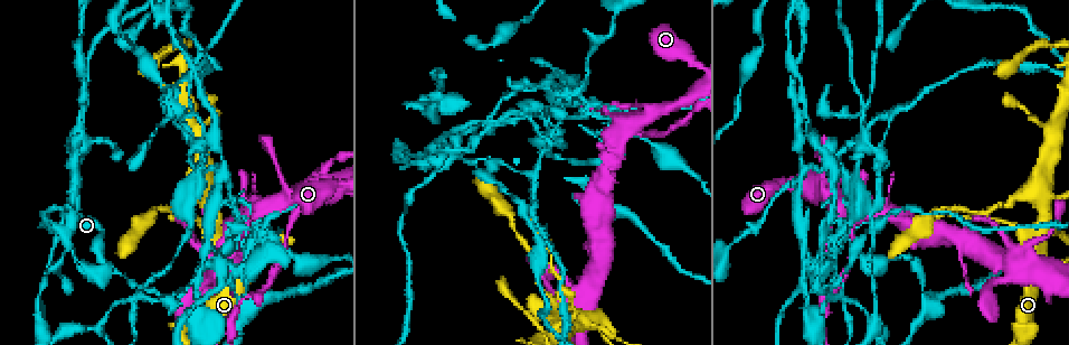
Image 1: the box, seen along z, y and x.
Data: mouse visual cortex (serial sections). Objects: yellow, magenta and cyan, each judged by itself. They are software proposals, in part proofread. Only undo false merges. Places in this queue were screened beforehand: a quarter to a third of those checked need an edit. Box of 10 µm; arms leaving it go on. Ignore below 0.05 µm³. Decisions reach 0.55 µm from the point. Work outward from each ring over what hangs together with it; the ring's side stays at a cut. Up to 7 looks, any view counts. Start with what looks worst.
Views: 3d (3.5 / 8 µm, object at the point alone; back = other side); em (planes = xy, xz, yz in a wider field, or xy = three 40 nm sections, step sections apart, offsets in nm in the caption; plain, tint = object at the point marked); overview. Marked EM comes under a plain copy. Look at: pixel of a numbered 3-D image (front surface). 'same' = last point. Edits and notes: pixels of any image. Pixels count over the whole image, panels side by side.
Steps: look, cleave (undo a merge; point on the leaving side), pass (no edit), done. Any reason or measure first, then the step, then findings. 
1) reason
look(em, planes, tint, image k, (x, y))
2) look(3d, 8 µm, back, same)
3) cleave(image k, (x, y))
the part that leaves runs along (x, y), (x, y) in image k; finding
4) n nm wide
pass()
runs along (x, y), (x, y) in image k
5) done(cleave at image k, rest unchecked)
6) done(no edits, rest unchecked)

sudden change in width
look(3d, 3.5 µm, image 1, (464, 131))

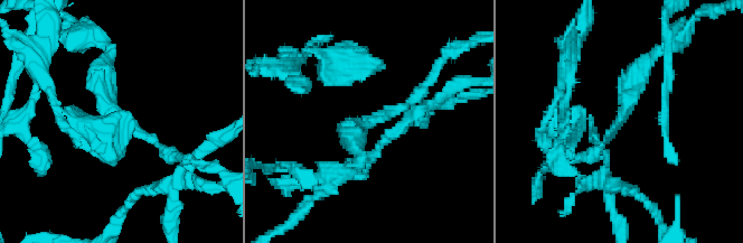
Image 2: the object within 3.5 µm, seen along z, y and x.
arms of 150, 300 nm
look(em, xy, step 5, tint, image 2, (619, 120))

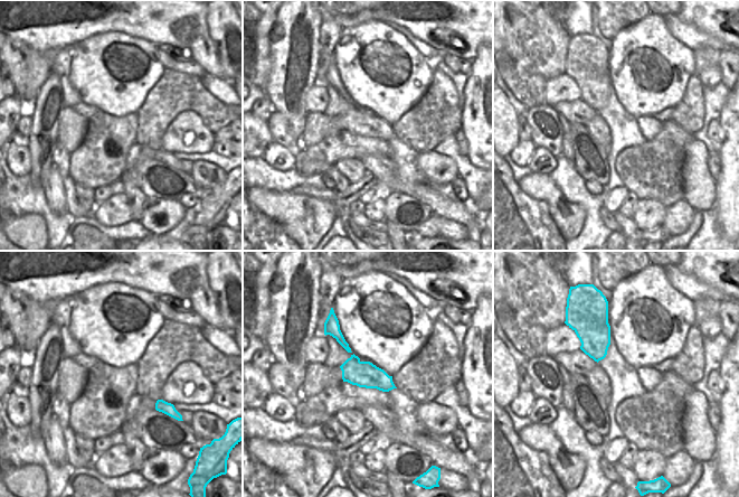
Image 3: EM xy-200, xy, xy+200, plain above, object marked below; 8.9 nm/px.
pass()
runs along (105, 62), (112, 113), (171, 155) in image 2; all the same cell

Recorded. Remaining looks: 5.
thin arm on a thick one
look(3d, 8 µm, image 1, (598, 331))

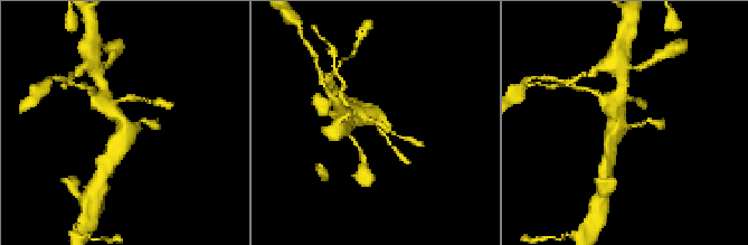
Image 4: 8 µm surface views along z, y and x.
zoom in
look(3d, 3.5 µm, same)

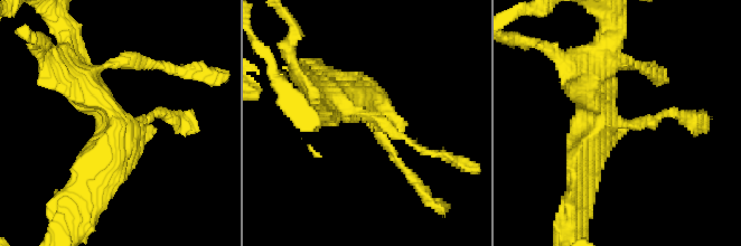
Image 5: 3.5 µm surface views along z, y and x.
3 arms; arms of 150, 400, 400 nm
look(em, xy, step 5, tint, image 5, (616, 124))

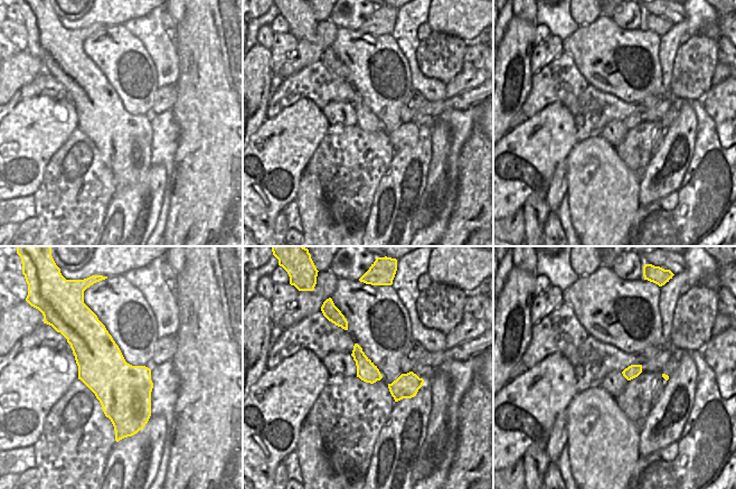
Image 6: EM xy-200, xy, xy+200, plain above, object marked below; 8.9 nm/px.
180 nm wide
pass()
runs along (582, 169), (597, 121), (659, 114) in image 5; continuous, no second cell

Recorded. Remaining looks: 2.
sharp bend
look(3d, 3.5 µm, image 1, (1038, 195))

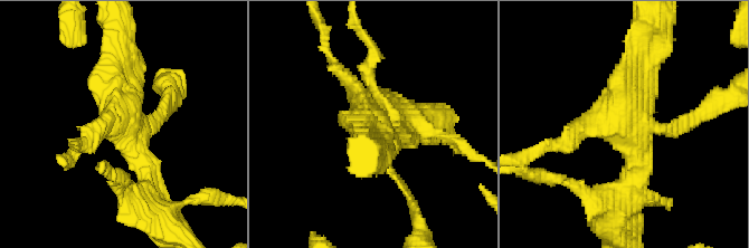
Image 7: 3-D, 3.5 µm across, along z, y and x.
shape alone is not enough
look(em, xy, step 2, tint, image 7, (623, 123))

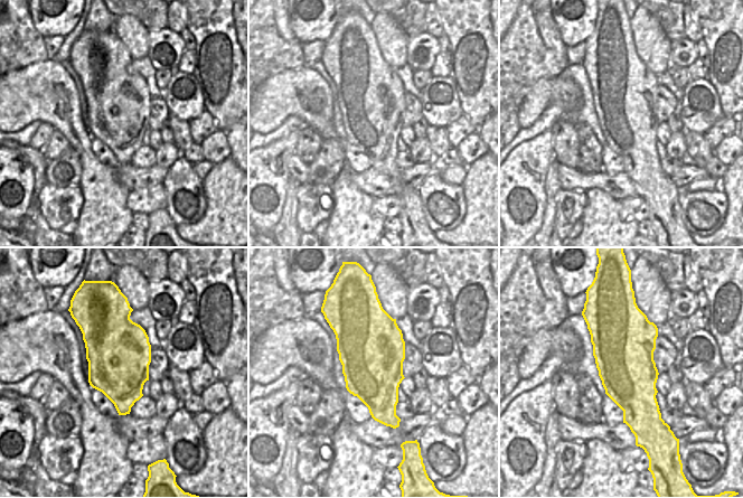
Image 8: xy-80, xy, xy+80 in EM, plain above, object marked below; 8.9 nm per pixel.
pass()
runs along (152, 189), (121, 123), (124, 48) in image 7; all the same cell

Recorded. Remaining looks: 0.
done(no edits, rest unchecked)

